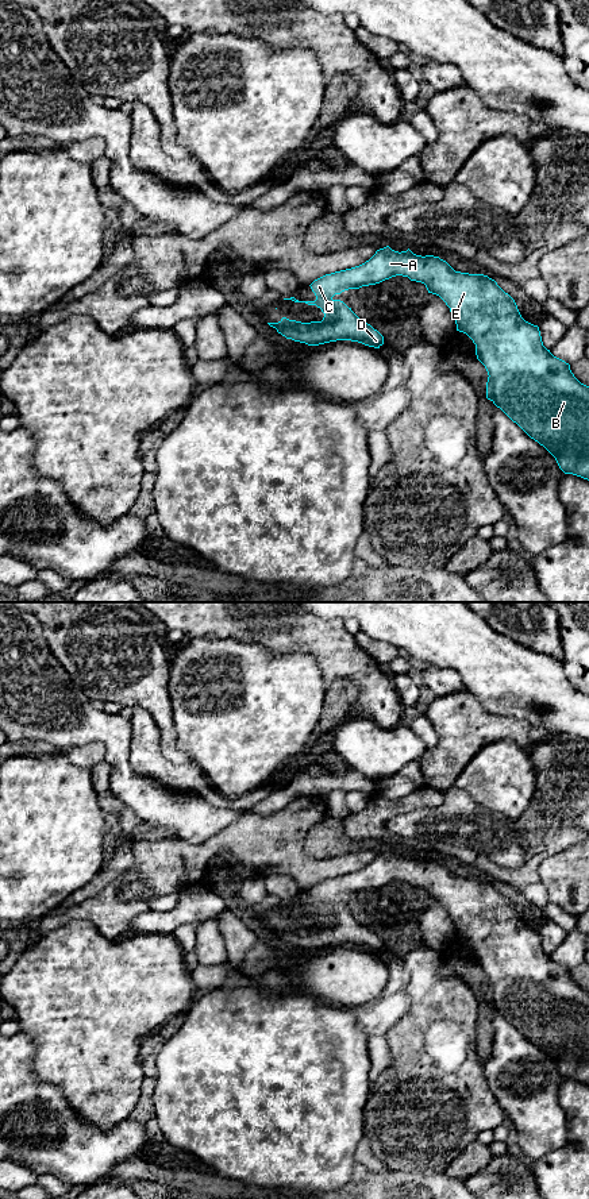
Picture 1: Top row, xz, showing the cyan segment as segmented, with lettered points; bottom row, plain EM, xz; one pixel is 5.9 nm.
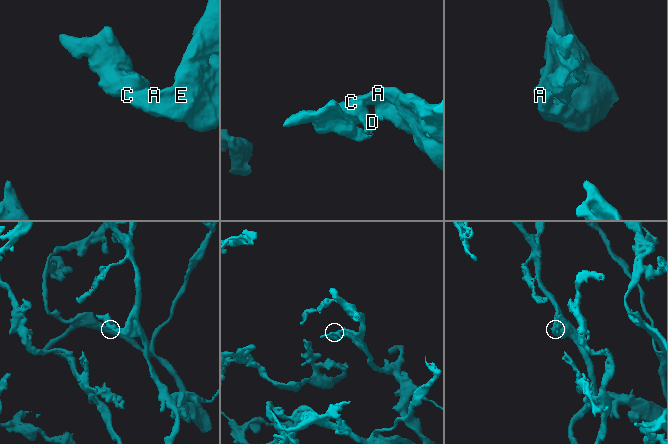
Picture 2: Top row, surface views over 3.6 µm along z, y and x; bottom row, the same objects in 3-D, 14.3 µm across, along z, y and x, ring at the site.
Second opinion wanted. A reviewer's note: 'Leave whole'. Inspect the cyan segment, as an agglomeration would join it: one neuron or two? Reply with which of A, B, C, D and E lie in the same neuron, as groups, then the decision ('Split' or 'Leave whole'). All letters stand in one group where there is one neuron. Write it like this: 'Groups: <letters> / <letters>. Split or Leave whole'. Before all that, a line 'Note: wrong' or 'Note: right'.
Note: right
Groups: A B C D E. Leave whole

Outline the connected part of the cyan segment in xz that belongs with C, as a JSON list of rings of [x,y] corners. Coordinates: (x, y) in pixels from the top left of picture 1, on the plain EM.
[[[386,851],[359,871],[315,884],[309,890],[316,901],[315,906],[284,903],[316,910],[324,918],[322,926],[301,928],[282,922],[278,928],[267,929],[286,944],[308,951],[351,945],[380,953],[384,949],[384,941],[361,925],[343,906],[332,902],[344,895],[376,890],[396,880],[424,888],[428,898],[439,901],[450,913],[457,936],[473,945],[477,964],[488,976],[486,1003],[531,1044],[543,1050],[565,1079],[589,1086],[589,991],[574,982],[569,968],[554,961],[543,951],[539,932],[526,926],[515,905],[488,880],[455,876],[439,861],[416,860],[409,853],[399,857]]]

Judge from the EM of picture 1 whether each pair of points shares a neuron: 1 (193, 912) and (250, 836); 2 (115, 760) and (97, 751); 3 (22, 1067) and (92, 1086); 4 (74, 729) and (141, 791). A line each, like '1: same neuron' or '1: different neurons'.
1: different neurons
2: different neurons
3: different neurons
4: same neuron

